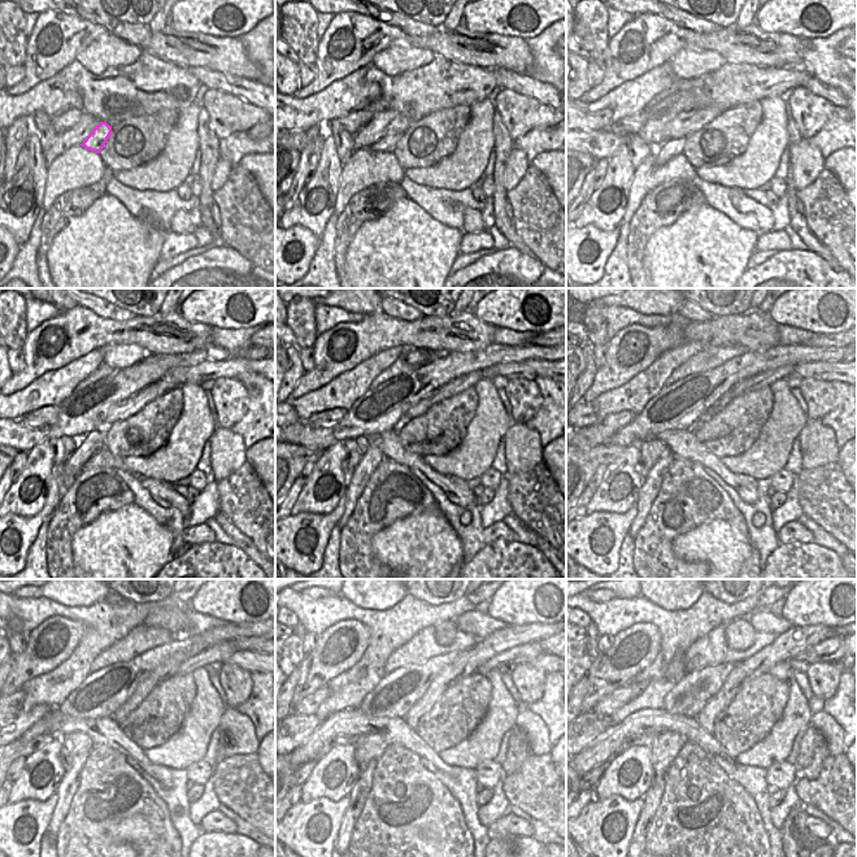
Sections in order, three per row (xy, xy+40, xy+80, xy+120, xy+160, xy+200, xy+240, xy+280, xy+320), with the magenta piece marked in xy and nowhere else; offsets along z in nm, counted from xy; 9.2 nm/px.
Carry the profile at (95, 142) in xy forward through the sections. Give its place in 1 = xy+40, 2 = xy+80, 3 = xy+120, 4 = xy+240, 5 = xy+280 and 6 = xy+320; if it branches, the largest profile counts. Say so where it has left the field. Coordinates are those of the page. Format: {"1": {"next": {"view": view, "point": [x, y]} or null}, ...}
{"1": {"next": {"view": "xy+40", "point": [386, 144]}}, "2": {"next": {"view": "xy+80", "point": [664, 152]}}, "3": {"next": {"view": "xy+120", "point": [86, 444]}}, "4": {"next": {"view": "xy+240", "point": [69, 783]}}, "5": {"next": {"view": "xy+280", "point": [359, 794]}}, "6": {"next": {"view": "xy+320", "point": [651, 799]}}}

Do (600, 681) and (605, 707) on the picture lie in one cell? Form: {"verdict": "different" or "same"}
{"verdict": "different"}

